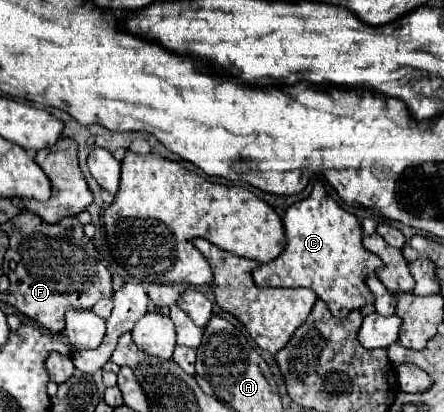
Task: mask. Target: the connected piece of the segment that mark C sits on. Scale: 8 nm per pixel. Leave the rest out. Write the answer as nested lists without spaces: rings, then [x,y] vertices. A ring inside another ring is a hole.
[[[317,180],[305,200],[285,210],[283,228],[287,244],[275,260],[259,264],[253,270],[257,286],[311,288],[319,300],[327,302],[329,310],[337,318],[345,318],[347,312],[373,304],[373,294],[365,286],[365,276],[375,272],[381,266],[381,260],[363,248],[363,230],[359,220],[327,194],[323,182]]]

